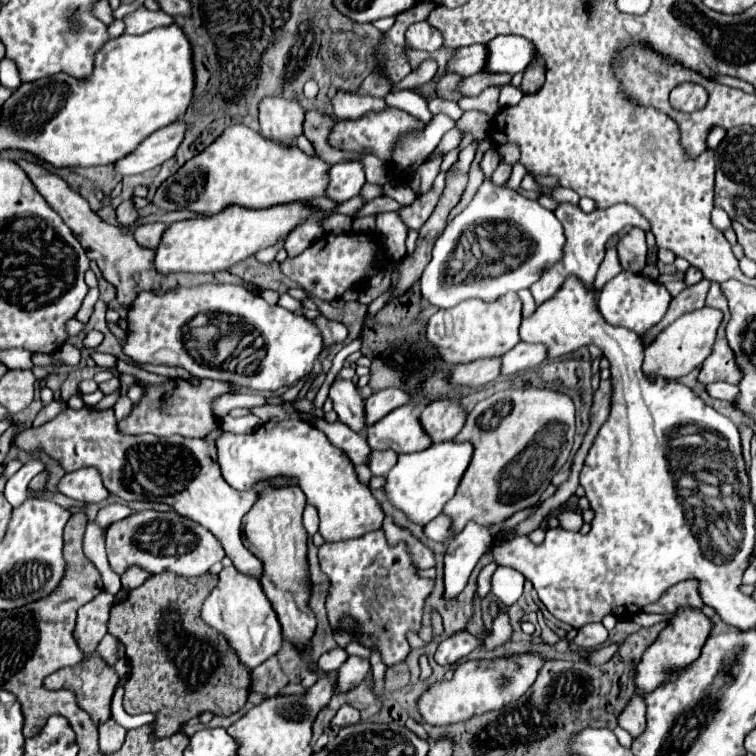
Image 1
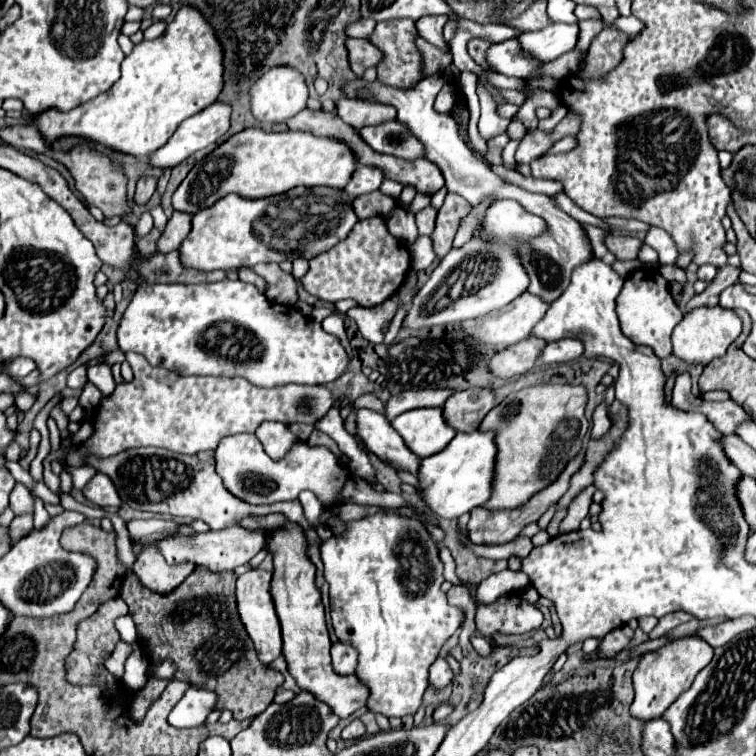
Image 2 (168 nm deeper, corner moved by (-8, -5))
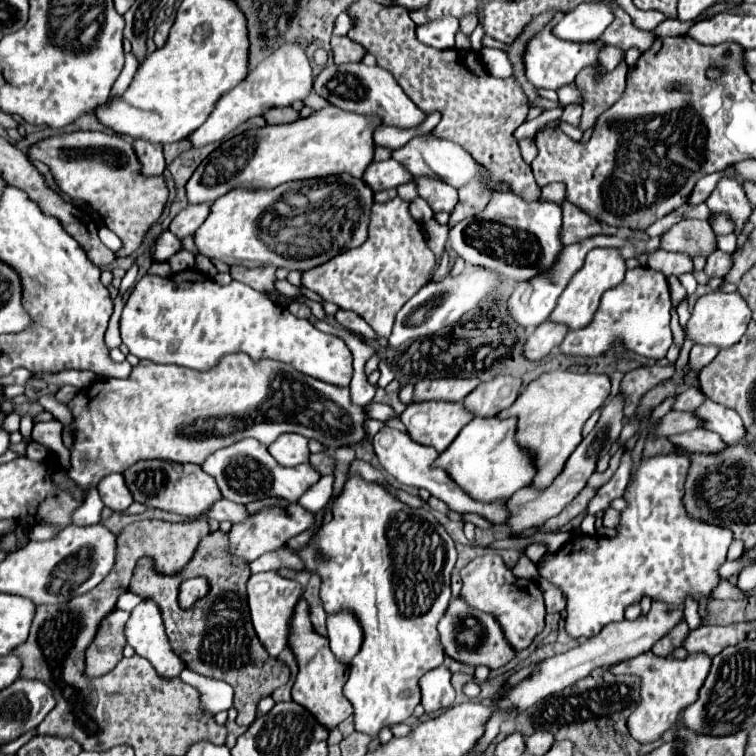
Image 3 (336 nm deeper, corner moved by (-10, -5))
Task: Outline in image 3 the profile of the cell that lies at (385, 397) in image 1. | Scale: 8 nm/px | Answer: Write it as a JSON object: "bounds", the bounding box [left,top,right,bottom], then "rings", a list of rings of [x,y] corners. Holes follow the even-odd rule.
{"bounds":[412,379,478,401],"rings":[[[422,379],[414,385],[412,401],[462,401],[478,383],[478,379]]]}

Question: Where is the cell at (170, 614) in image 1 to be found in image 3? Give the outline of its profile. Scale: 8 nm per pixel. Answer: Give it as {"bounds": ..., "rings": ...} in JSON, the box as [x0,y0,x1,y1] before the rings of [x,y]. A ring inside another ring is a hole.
{"bounds":[128,531,290,725],"rings":[[[214,531],[204,537],[202,545],[198,545],[198,553],[194,553],[192,561],[186,565],[186,569],[182,569],[182,573],[174,577],[160,575],[152,569],[150,559],[142,559],[136,563],[128,587],[132,593],[140,595],[142,599],[152,599],[160,607],[170,645],[192,671],[232,685],[238,725],[250,725],[258,715],[260,699],[286,685],[290,677],[288,667],[282,661],[270,657],[256,637],[246,603],[248,577],[250,569],[246,561],[234,561],[234,557],[226,557],[226,533]],[[190,577],[208,579],[210,591],[208,595],[200,597],[192,609],[182,609],[178,603],[178,589],[182,581]]]}

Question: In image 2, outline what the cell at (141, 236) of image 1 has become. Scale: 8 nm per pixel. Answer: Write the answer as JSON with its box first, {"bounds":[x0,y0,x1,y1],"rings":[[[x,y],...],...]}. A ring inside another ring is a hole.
{"bounds":[158,211,192,253],"rings":[[[174,211],[174,215],[168,219],[164,235],[158,239],[158,251],[170,253],[170,251],[178,249],[180,243],[184,241],[184,237],[190,233],[190,229],[192,229],[192,215]]]}

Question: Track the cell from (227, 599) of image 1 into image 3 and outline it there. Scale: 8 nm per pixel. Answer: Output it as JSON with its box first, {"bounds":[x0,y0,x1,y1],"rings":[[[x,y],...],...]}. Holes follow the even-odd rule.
{"bounds":[248,571,302,657],"rings":[[[276,571],[256,573],[256,575],[250,575],[248,579],[248,607],[250,607],[252,625],[264,649],[270,653],[270,657],[278,657],[286,647],[288,621],[292,617],[292,609],[298,603],[300,595],[302,595],[302,587],[296,581],[280,577]]]}

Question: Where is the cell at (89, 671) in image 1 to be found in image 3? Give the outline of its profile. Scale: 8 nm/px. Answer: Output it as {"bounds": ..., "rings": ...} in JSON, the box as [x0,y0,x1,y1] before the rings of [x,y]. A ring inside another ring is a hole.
{"bounds":[84,609,128,677],"rings":[[[114,609],[102,619],[94,635],[94,641],[86,649],[84,671],[88,677],[106,675],[122,659],[122,649],[126,645],[126,639],[124,639],[126,621],[128,621],[128,611],[120,611],[120,609]]]}

